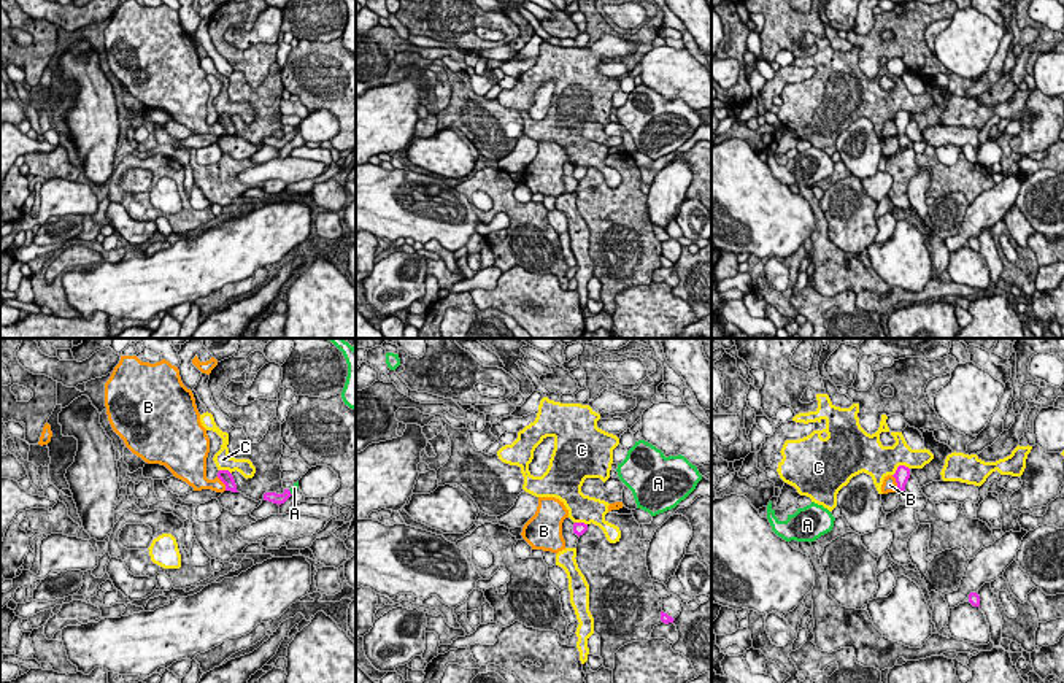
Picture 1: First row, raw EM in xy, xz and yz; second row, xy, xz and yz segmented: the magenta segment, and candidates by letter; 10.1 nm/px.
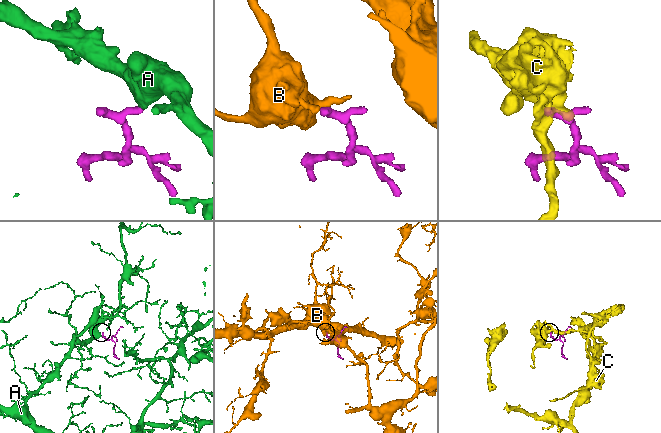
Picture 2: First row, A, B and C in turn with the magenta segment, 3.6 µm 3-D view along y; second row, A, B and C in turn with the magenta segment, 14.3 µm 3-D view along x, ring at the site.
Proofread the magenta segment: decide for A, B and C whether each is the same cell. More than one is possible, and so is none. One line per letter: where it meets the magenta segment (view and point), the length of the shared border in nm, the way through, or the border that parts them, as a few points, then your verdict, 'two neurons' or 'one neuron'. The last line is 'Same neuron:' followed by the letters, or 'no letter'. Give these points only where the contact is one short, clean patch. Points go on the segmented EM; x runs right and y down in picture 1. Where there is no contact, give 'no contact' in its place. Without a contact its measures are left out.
A: xy (289, 493) | 70 nm | across xy (273, 497), (283, 497), (289, 493), (294, 488) | one neuron
B: yz (896, 482) | 170 nm | along yz (891, 475), (898, 490) | two neurons
C: yz (899, 466) | 190 nm | along yz (909, 467), (899, 466), (893, 475) | two neurons
Same neuron: A

